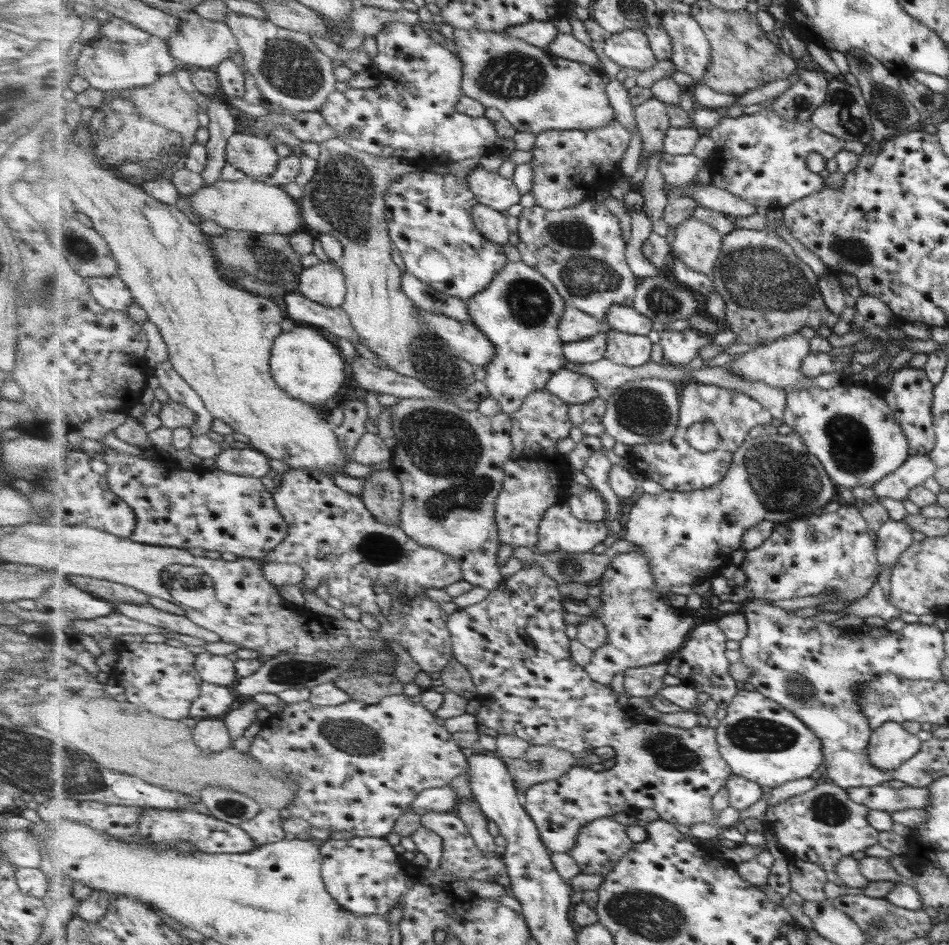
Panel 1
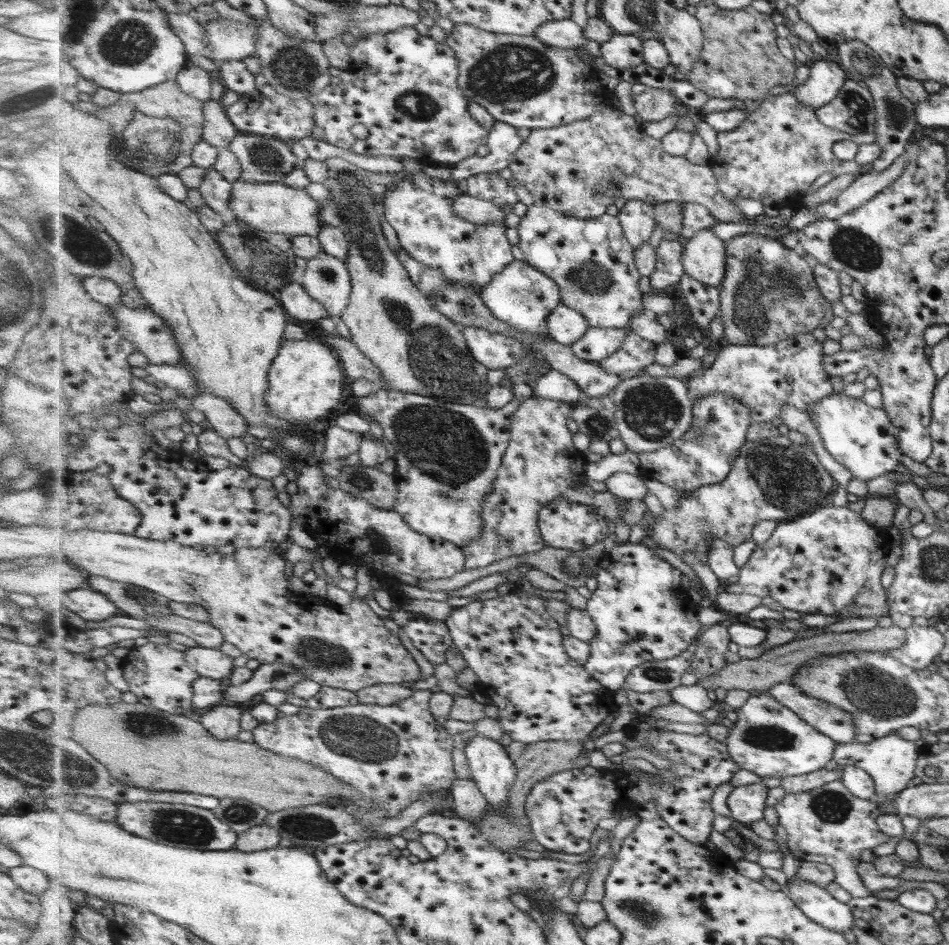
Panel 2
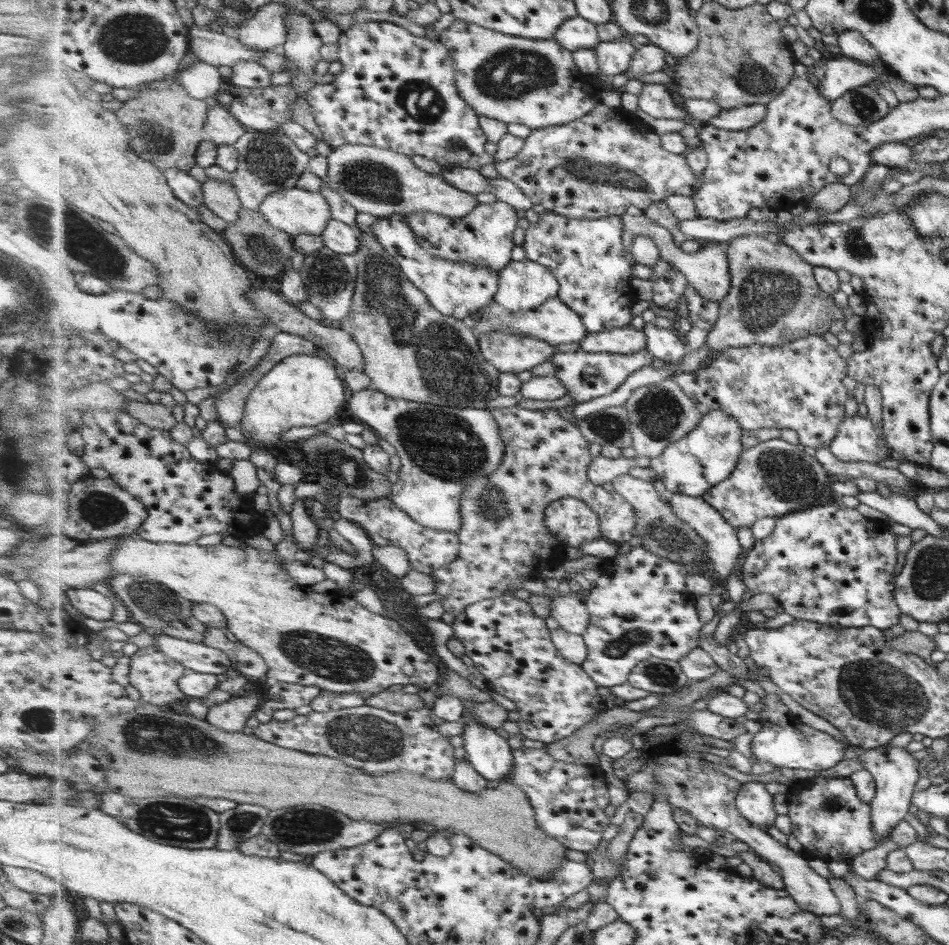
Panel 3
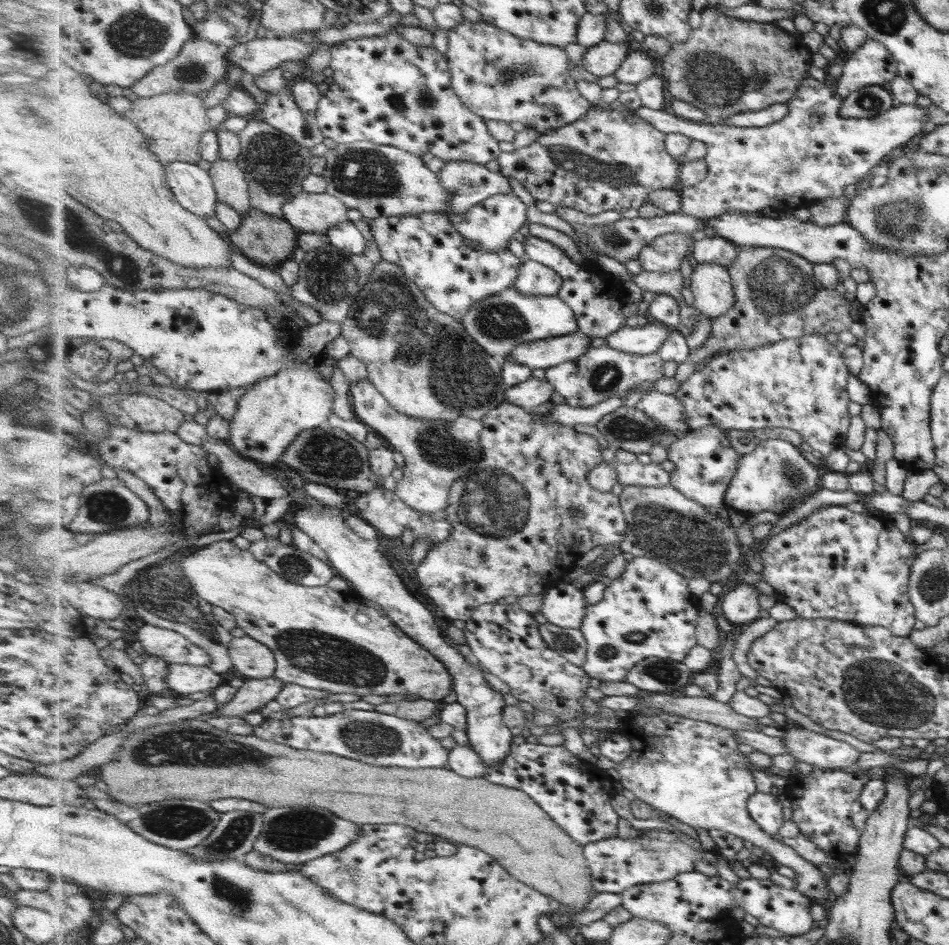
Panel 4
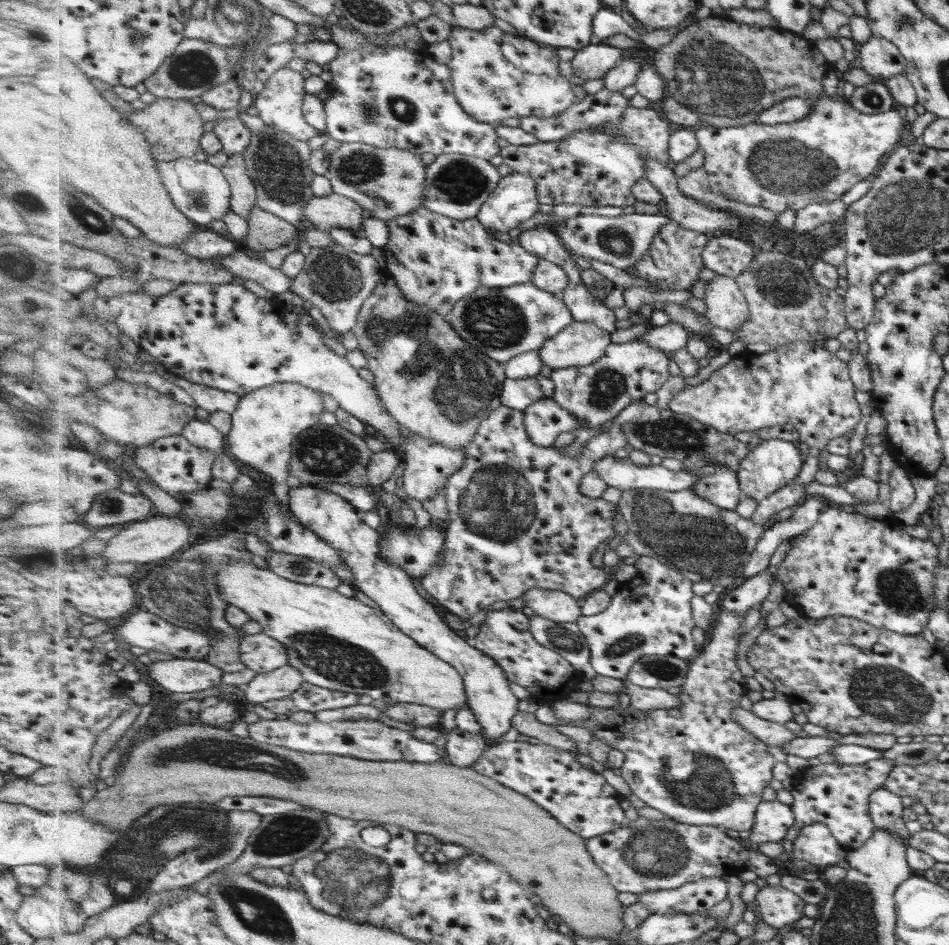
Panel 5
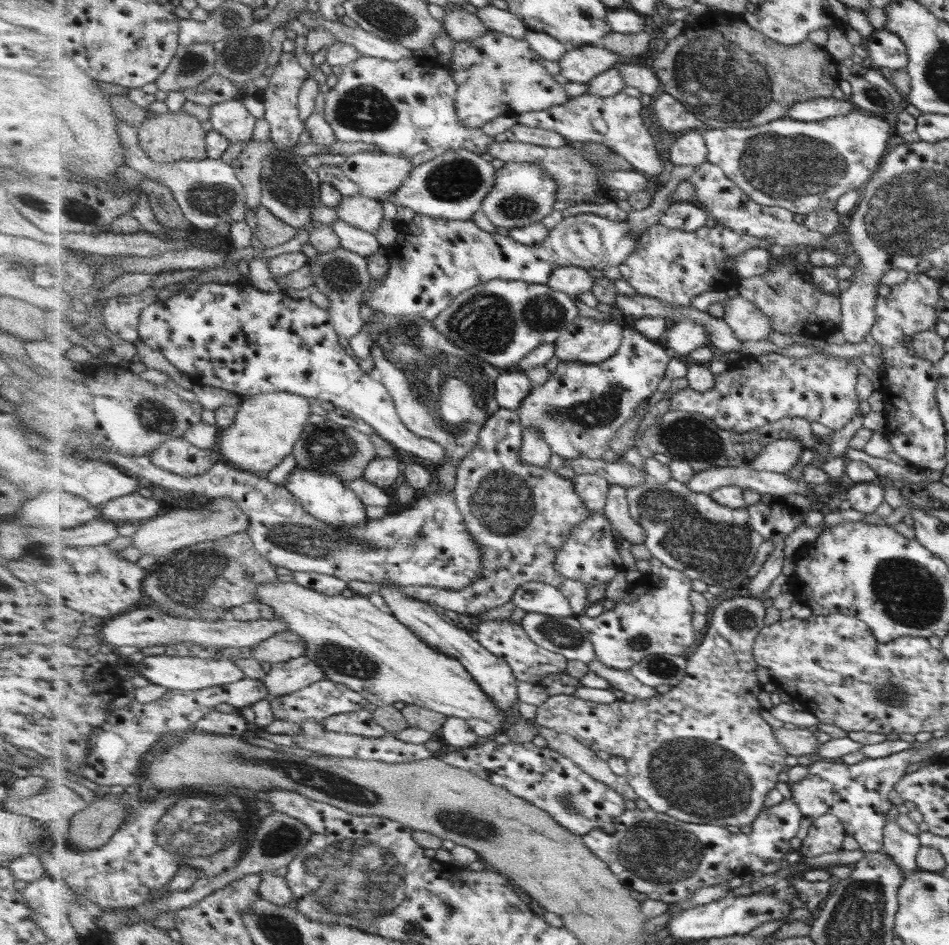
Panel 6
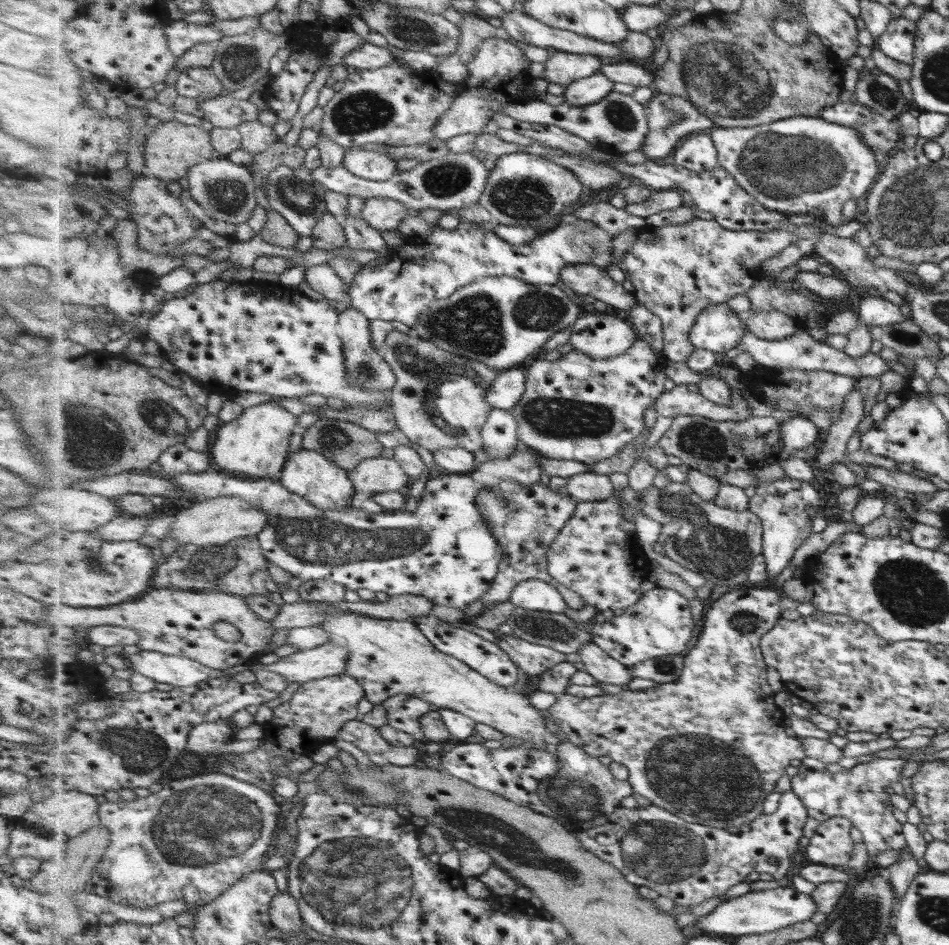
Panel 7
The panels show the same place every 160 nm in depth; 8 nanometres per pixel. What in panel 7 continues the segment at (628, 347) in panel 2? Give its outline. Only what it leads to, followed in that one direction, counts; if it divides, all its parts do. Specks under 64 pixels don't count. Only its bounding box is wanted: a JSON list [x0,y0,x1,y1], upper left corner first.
[509,338,669,465]

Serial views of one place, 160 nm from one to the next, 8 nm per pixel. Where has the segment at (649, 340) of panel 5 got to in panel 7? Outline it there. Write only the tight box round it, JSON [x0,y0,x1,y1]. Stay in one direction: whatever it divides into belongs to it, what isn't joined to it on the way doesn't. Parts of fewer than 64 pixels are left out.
[690,303,747,353]

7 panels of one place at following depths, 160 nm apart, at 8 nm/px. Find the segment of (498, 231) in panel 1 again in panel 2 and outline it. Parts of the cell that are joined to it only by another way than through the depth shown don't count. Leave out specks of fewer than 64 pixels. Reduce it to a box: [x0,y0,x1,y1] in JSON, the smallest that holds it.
[453,192,505,225]

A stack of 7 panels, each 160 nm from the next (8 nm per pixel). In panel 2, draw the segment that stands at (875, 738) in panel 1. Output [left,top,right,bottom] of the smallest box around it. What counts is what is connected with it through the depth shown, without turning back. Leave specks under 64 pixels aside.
[832,731,919,814]

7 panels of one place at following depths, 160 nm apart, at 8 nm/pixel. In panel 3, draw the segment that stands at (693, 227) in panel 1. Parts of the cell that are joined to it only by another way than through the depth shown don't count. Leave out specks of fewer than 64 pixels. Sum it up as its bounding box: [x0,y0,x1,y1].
[621,213,732,303]

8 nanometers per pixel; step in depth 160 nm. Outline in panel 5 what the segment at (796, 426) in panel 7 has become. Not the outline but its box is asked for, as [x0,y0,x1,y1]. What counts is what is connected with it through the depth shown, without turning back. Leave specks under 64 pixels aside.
[738,439,803,502]

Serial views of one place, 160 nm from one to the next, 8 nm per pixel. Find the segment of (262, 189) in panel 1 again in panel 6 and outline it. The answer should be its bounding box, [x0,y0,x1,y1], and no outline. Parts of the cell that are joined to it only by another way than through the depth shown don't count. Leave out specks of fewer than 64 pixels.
[337,196,385,233]

